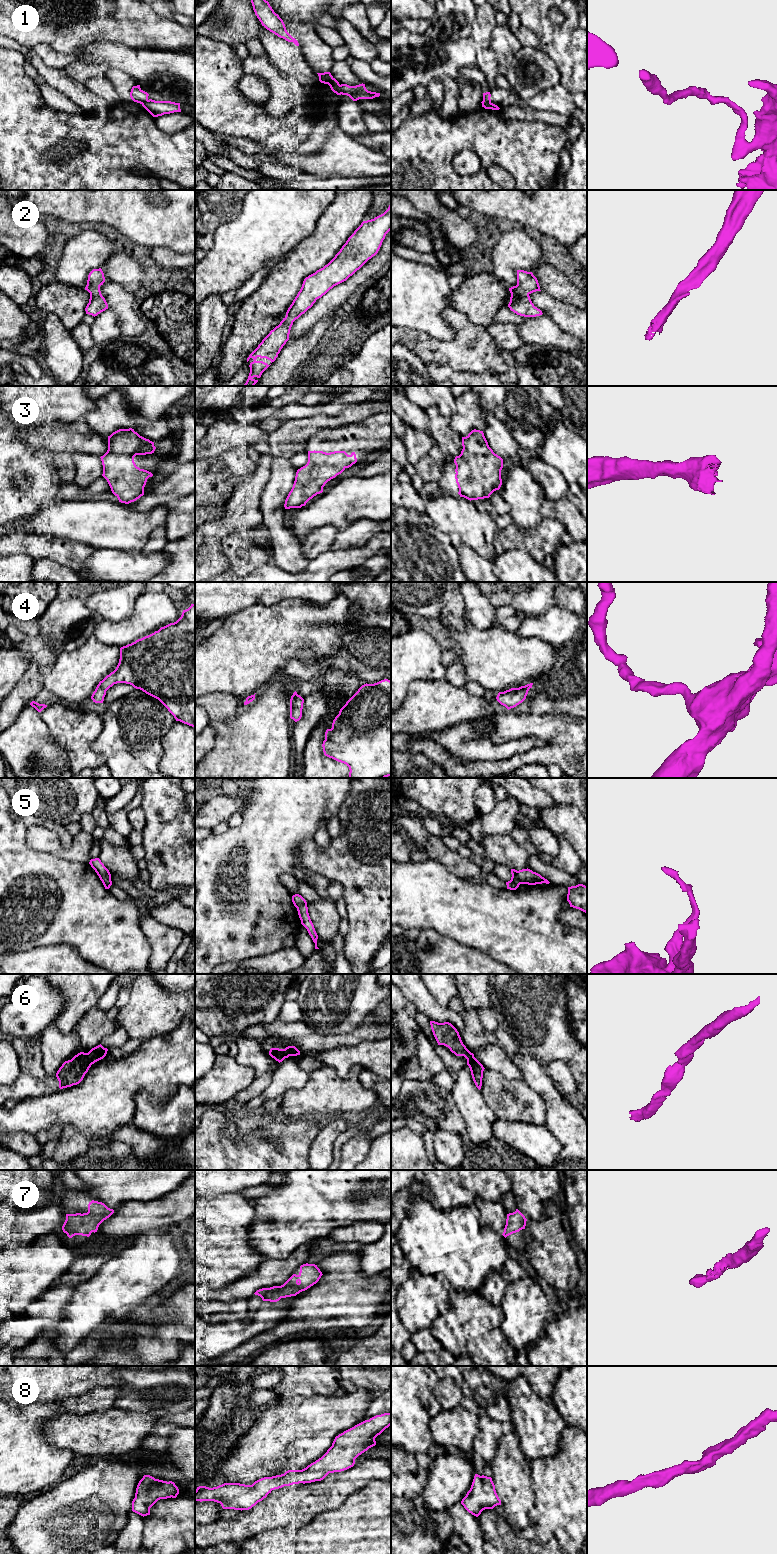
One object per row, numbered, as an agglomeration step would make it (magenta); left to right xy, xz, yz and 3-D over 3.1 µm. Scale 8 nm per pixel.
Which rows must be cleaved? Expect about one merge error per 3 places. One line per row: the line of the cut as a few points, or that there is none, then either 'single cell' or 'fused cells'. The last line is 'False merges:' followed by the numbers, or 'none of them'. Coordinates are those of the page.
1: cut in xz along (339, 85), (341, 93); fused cells
2: no cut; single cell
3: no cut; single cell
4: no cut; single cell
5: no cut; single cell
6: no cut; single cell
7: no cut; single cell
8: no cut; single cell
False merges: 1

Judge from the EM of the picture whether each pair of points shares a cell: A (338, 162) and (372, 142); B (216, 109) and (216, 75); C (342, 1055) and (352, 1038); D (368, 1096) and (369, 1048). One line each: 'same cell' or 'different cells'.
A: different cells
B: same cell
C: different cells
D: different cells

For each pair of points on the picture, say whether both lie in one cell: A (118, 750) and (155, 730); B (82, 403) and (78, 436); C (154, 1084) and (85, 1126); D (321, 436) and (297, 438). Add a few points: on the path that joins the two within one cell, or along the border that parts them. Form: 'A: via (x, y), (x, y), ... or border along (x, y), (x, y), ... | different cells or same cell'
A: via (127, 741), (138, 730), (146, 730) | same cell
B: border along (67, 422), (71, 423) | different cells
C: via (137, 1084), (127, 1084), (102, 1109) | same cell
D: border along (331, 426), (320, 429), (308, 440) | different cells

